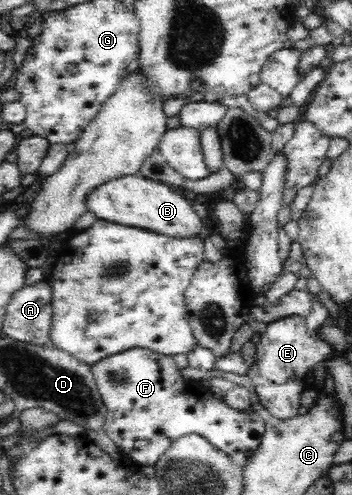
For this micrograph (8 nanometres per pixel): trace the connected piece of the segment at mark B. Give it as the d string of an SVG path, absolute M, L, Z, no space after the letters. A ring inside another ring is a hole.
M138 174L117 177L93 189L87 197L86 209L93 212L97 219L114 221L119 225L145 229L173 238L200 238L208 224L195 213L195 209L180 190Z

